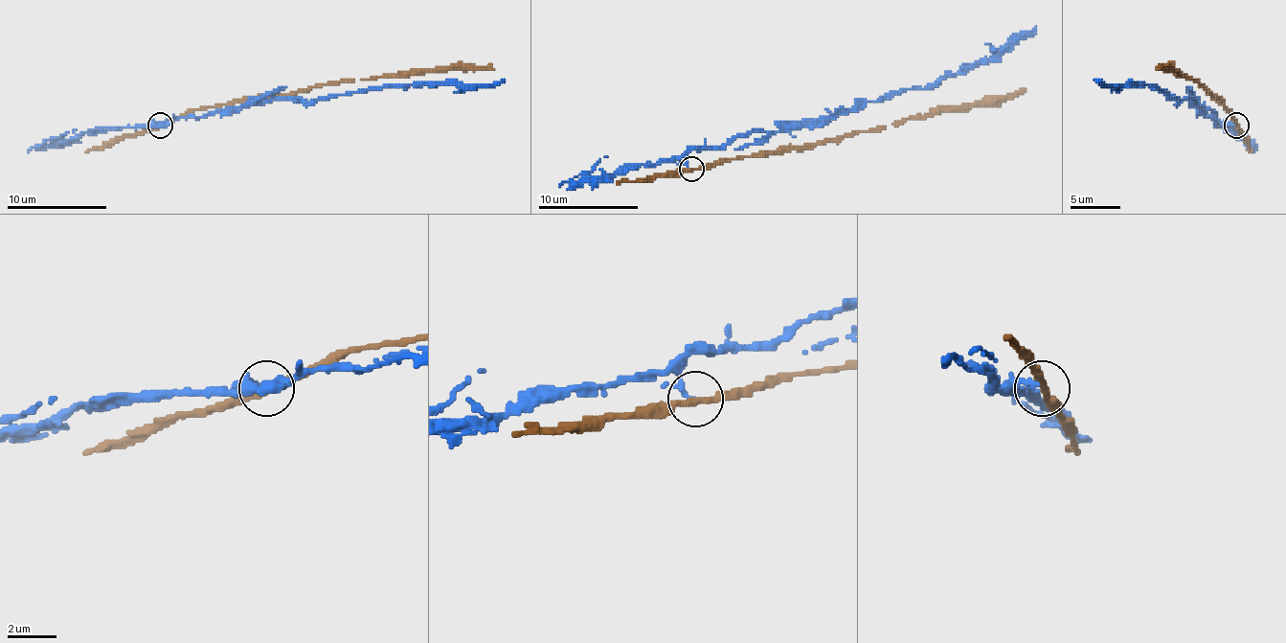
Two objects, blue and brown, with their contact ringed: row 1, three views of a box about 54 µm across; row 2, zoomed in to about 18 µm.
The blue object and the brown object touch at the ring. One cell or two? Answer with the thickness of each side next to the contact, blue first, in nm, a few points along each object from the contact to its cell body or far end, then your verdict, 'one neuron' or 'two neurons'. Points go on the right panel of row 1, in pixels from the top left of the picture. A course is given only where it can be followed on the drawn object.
170/300 nm | blue via (1236, 125), (1216, 122), (1214, 117), (1199, 112), (1194, 100), (1182, 102), (1157, 87), (1098, 84), (1094, 80) | brown via (1236, 125), (1236, 120), (1199, 81), (1179, 69), (1157, 69) | two neurons

